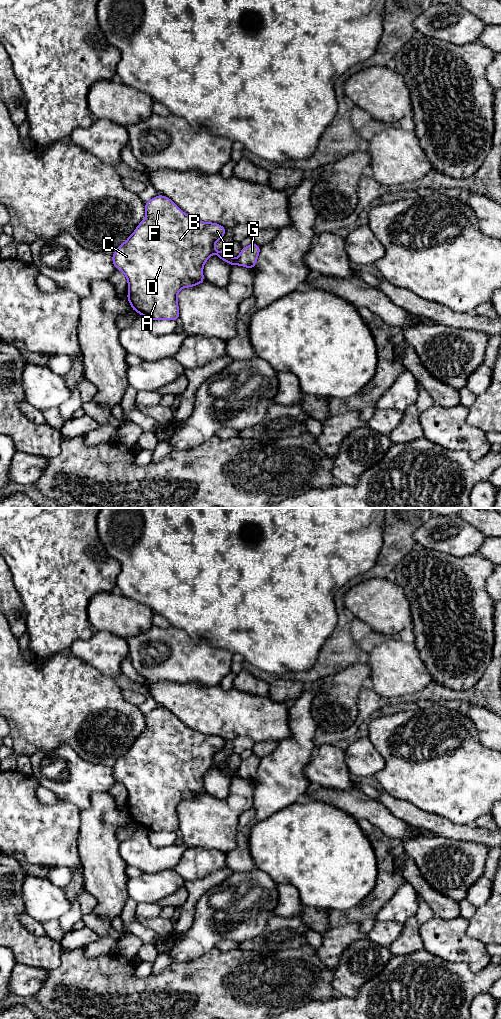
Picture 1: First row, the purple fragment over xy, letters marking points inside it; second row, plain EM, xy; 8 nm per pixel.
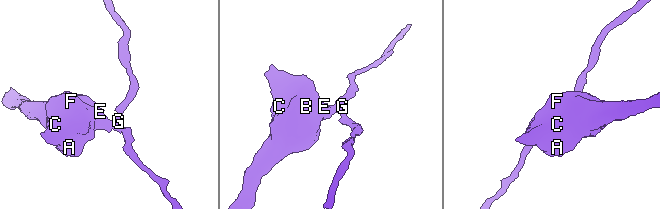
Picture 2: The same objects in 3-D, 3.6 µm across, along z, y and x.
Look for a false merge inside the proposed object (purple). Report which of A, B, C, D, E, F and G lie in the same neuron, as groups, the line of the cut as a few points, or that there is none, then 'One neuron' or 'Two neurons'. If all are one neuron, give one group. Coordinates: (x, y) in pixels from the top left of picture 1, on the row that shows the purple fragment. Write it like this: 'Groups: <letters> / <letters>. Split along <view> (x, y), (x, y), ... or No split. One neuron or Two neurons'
Groups: A B C D E F / G. Split along xy (236, 258), (239, 264). Two neurons

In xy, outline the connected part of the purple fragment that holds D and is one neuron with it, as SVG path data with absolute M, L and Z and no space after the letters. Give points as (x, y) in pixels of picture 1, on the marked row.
M158 195L145 203L146 216L136 230L121 244L112 255L113 264L122 271L128 280L127 299L137 313L153 320L174 320L179 318L178 292L186 287L204 282L203 266L213 254L228 264L239 265L237 258L232 258L227 248L218 252L215 243L225 235L226 229L220 224L202 222L185 214L172 200Z

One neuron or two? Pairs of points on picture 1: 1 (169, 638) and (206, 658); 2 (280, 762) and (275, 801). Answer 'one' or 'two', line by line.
1: one
2: one

